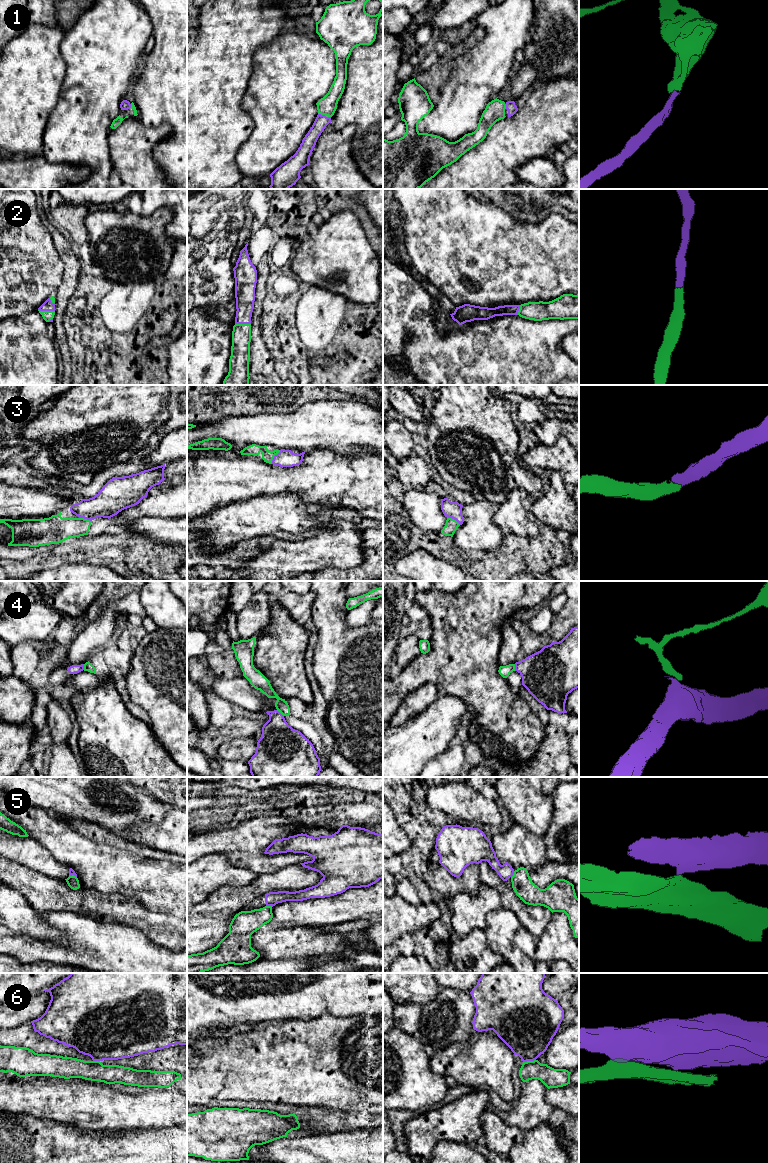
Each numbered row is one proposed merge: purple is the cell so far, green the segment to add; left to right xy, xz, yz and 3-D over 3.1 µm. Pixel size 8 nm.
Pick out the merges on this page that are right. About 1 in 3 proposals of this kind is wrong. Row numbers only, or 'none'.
1, 2, 3

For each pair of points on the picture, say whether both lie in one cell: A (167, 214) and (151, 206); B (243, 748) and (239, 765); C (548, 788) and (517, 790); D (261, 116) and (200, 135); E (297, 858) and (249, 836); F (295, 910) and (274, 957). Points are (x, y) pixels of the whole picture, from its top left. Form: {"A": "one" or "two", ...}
{"A": "two", "B": "two", "C": "two", "D": "two", "E": "one", "F": "two"}

